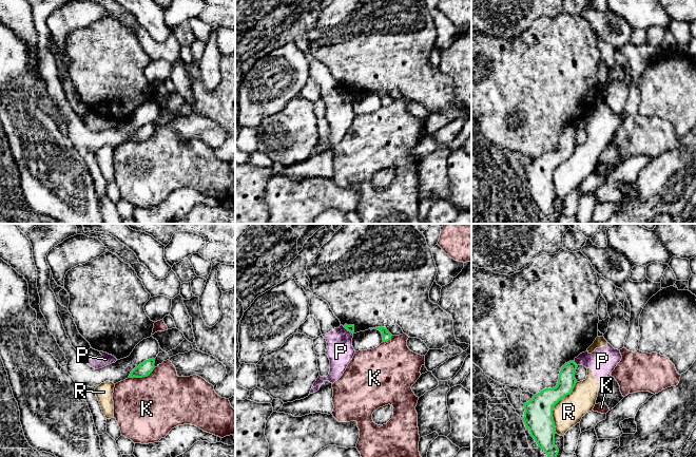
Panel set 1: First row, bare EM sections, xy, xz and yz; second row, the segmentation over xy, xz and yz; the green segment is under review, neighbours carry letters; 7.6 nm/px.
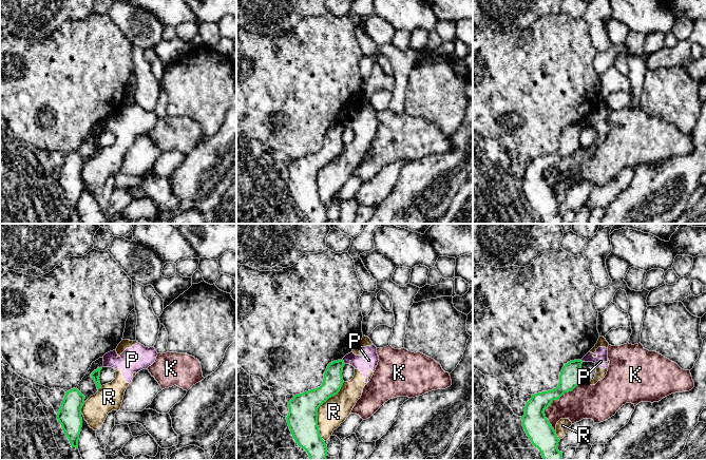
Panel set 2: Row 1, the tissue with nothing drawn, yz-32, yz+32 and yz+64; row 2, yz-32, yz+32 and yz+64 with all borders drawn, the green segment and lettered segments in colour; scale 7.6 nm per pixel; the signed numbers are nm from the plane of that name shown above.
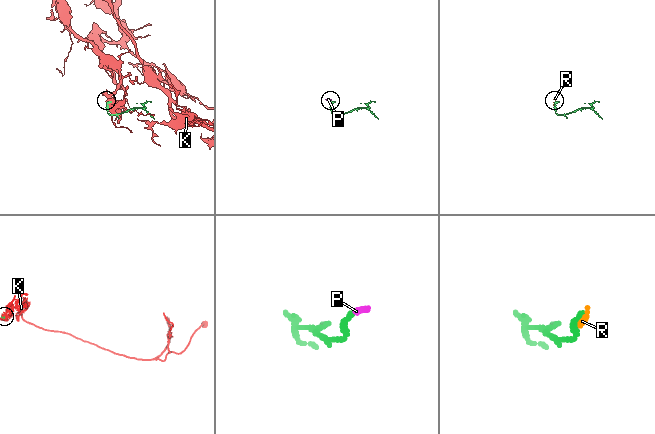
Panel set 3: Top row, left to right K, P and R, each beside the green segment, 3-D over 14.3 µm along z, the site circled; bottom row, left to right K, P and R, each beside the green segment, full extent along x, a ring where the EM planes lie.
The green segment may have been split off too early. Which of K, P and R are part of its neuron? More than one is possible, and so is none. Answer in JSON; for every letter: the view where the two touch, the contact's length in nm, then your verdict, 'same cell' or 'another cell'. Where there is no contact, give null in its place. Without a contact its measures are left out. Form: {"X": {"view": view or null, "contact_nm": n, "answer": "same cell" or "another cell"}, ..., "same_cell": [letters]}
{"K": {"view": "xy", "contact_nm": 220, "answer": "another cell"}, "P": {"view": "yz", "contact_nm": 50, "answer": "another cell"}, "R": {"view": "yz", "contact_nm": 420, "answer": "another cell"}, "same_cell": []}

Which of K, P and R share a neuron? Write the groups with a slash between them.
K / P R

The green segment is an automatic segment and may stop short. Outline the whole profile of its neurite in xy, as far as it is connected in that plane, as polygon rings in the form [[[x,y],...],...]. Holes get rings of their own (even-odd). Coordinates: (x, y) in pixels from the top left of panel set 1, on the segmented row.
[[[154,358],[143,361],[131,372],[129,378],[142,378],[149,376],[155,368],[154,363]]]

